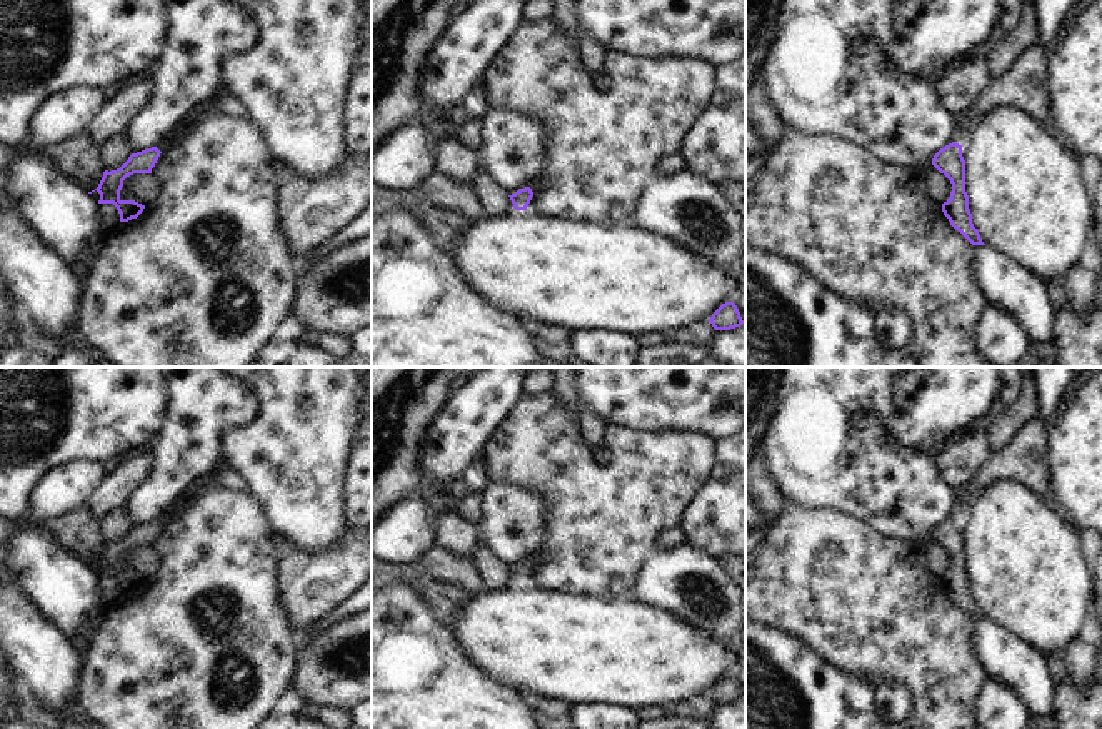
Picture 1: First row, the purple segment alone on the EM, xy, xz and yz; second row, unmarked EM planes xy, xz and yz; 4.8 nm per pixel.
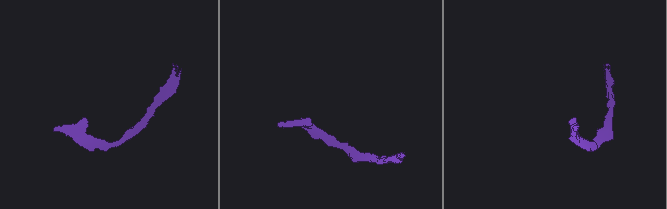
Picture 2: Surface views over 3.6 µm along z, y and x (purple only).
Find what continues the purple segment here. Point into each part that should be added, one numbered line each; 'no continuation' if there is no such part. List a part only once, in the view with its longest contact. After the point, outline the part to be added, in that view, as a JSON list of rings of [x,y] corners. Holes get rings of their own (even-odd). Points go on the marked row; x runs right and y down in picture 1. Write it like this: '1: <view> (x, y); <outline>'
no continuation

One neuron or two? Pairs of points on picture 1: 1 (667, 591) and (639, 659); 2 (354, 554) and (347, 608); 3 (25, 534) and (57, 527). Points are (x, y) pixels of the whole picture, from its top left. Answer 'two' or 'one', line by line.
1: two
2: two
3: two

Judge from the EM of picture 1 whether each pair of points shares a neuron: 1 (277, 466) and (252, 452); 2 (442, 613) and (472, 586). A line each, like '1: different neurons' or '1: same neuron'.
1: same neuron
2: different neurons

